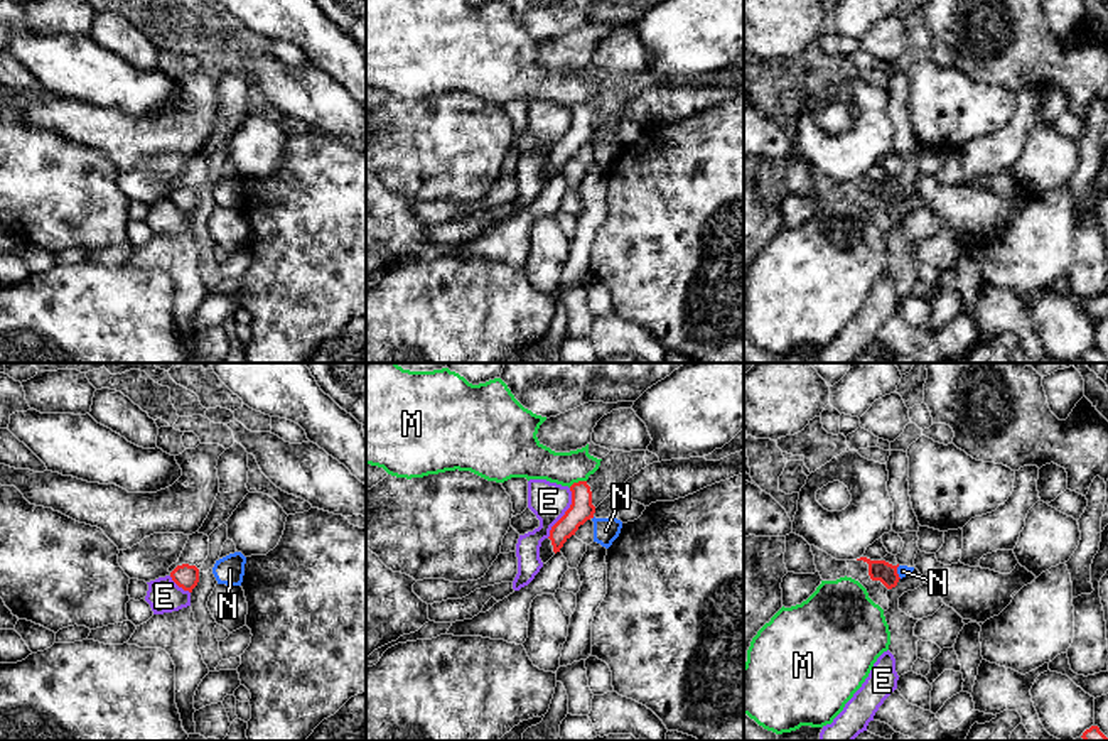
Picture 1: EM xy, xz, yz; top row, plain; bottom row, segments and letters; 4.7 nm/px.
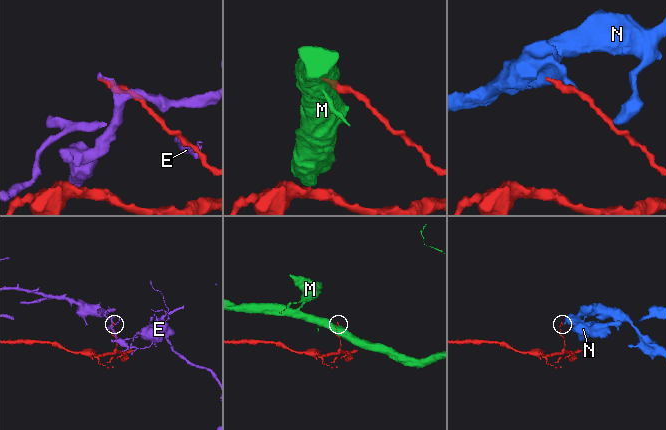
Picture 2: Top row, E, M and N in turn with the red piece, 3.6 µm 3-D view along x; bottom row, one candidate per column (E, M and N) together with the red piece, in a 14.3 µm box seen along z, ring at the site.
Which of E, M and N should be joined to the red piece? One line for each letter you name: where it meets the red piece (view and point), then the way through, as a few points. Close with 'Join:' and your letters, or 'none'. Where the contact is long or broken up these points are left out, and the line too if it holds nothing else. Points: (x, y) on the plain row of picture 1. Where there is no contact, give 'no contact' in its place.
Join: none

